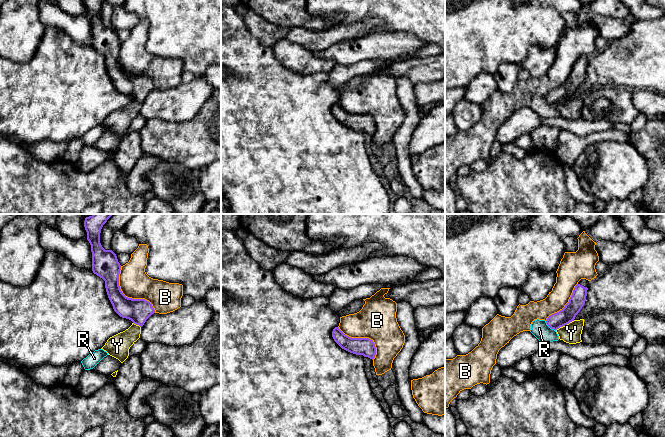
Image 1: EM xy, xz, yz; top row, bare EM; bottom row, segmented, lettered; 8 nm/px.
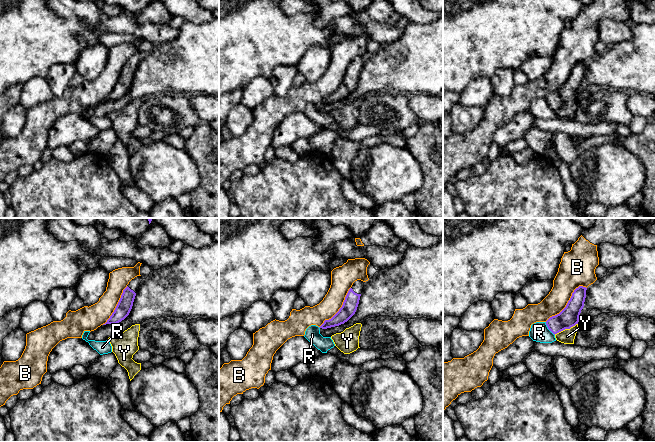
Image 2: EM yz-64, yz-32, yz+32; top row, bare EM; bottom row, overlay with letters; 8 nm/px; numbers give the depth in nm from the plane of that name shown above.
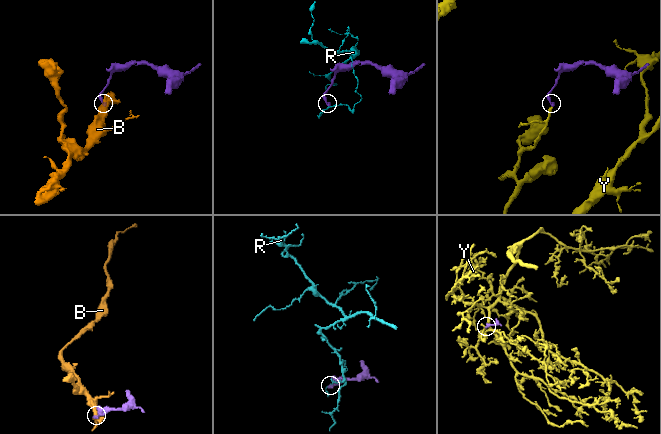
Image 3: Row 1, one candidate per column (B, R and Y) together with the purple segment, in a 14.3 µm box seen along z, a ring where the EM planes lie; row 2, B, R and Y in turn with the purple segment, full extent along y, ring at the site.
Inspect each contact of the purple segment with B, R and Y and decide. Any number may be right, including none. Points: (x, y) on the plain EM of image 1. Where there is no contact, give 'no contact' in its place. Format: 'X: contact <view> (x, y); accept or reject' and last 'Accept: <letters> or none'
B: contact xy (127, 73); reject
R: contact yz (550, 103); reject
Y: contact yz (565, 100); accept
Accept: Y

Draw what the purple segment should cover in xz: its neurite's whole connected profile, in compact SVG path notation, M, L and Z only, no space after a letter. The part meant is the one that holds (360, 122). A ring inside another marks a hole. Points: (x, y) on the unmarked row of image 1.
M339 103L333 105L332 113L342 125L350 129L363 131L372 136L375 134L376 123L373 116L369 114L351 114L345 111Z

